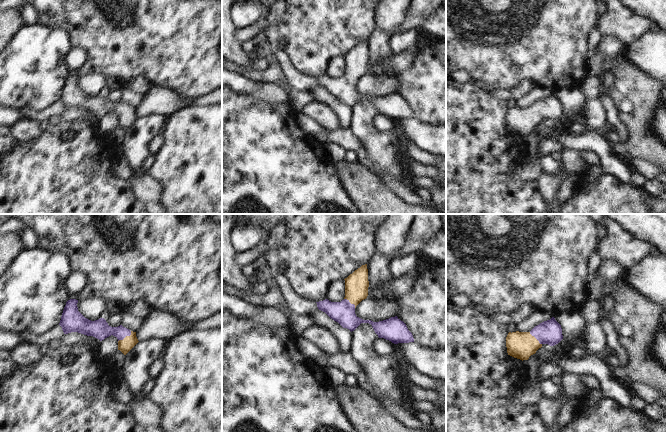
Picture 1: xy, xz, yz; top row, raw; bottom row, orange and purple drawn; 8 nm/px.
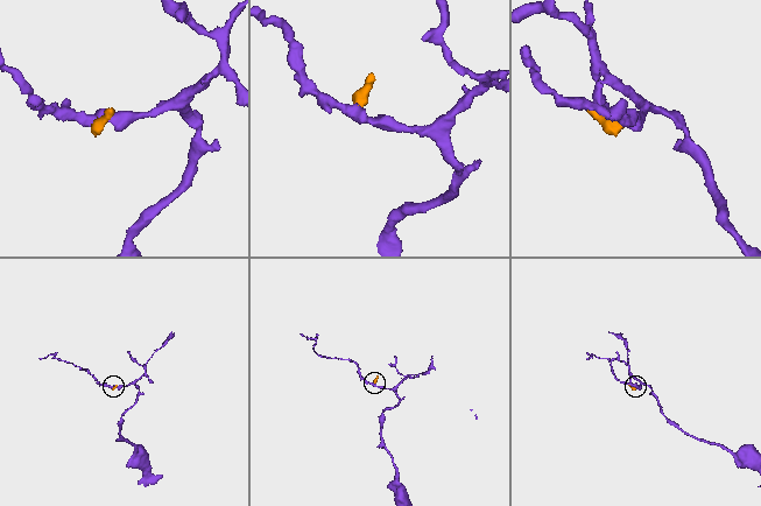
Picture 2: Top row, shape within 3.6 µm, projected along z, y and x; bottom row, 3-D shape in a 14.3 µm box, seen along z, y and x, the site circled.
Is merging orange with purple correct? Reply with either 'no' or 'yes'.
yes

